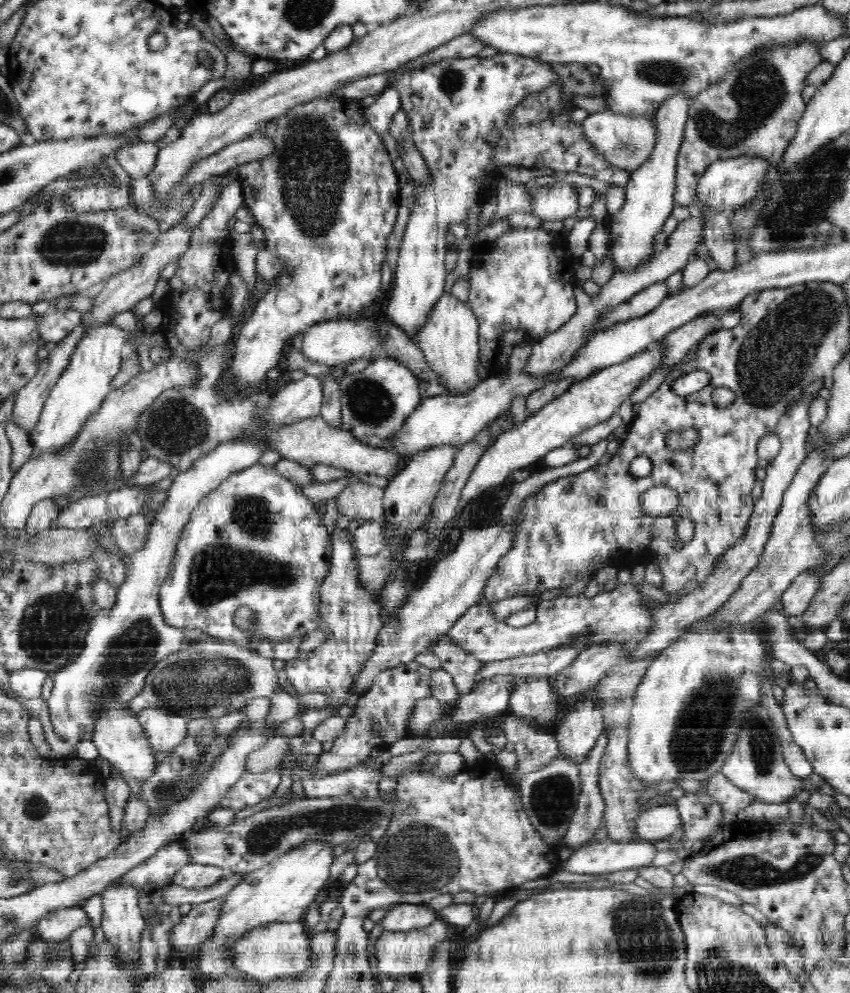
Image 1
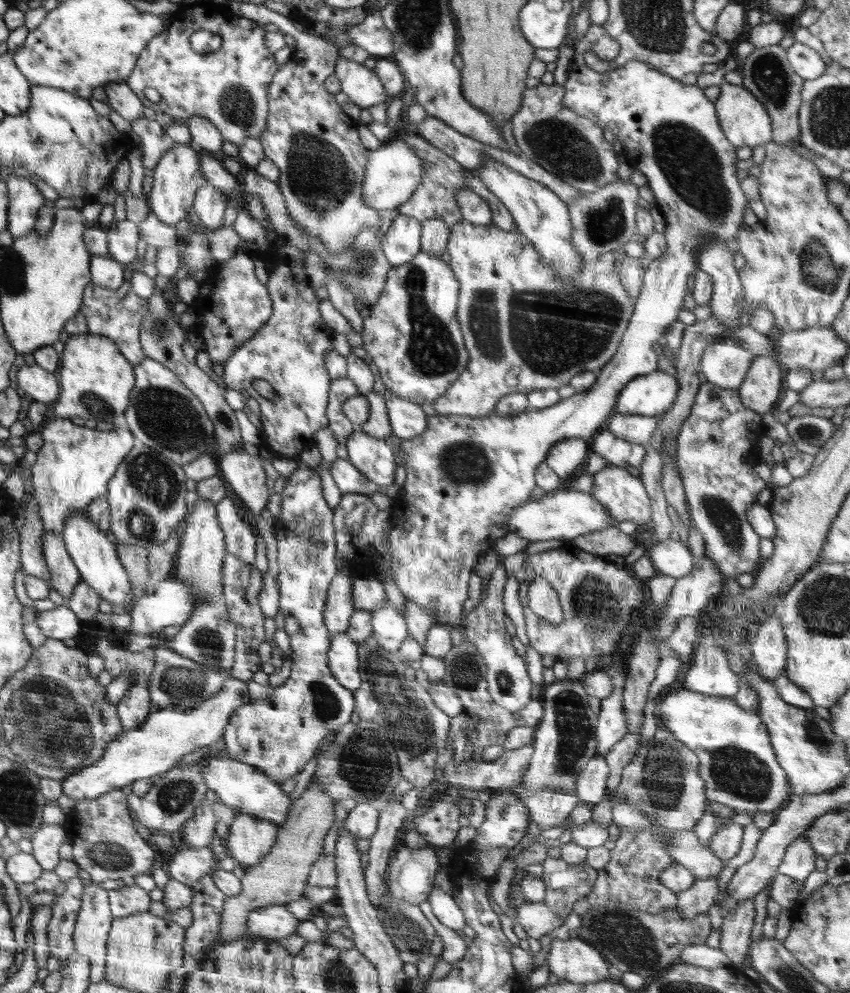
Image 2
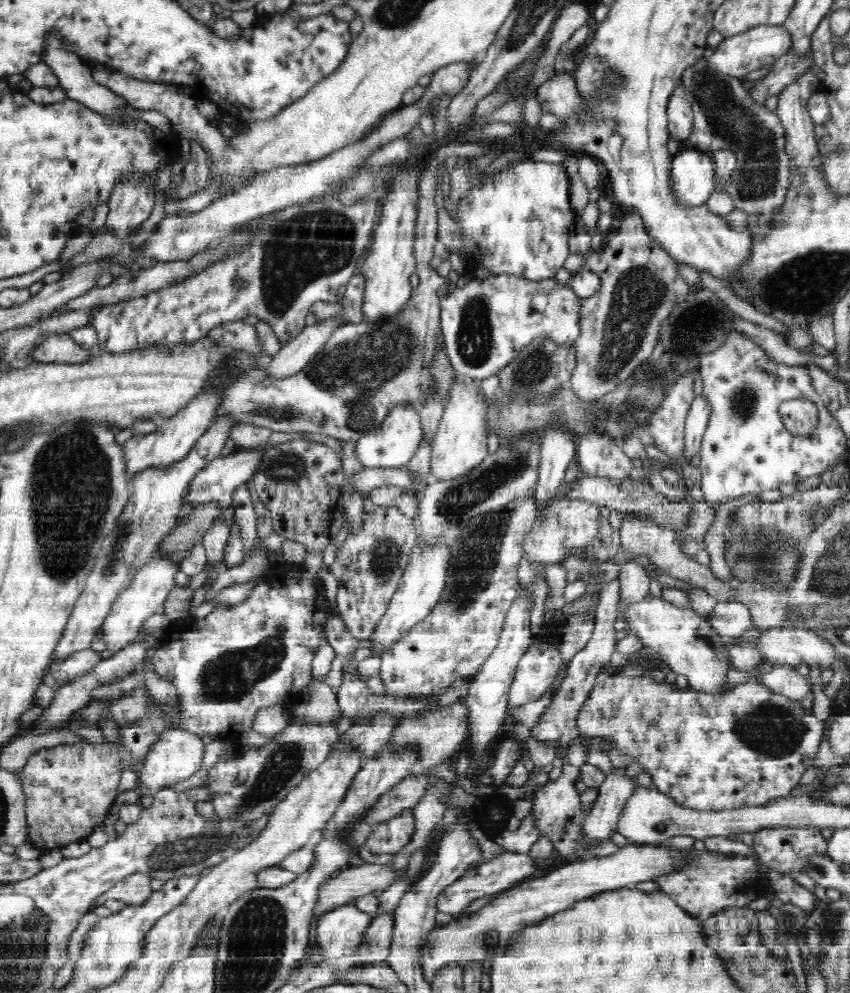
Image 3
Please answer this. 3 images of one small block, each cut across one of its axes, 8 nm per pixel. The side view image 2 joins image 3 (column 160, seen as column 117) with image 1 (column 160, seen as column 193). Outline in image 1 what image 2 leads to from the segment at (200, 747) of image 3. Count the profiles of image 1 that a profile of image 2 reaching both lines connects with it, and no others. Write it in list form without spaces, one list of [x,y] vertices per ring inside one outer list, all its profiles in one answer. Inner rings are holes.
[[[147,707],[136,713],[136,719],[142,723],[144,734],[155,752],[166,752],[176,748],[187,735],[188,721],[179,714],[166,712],[162,709]]]

